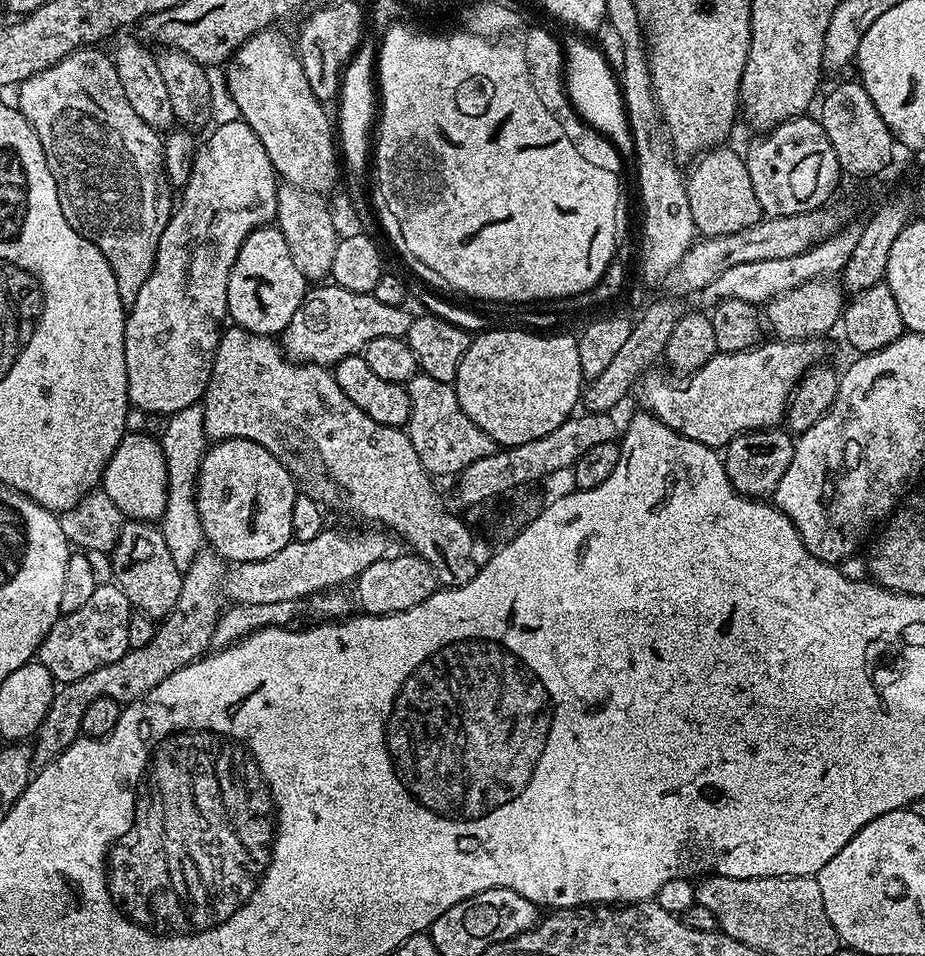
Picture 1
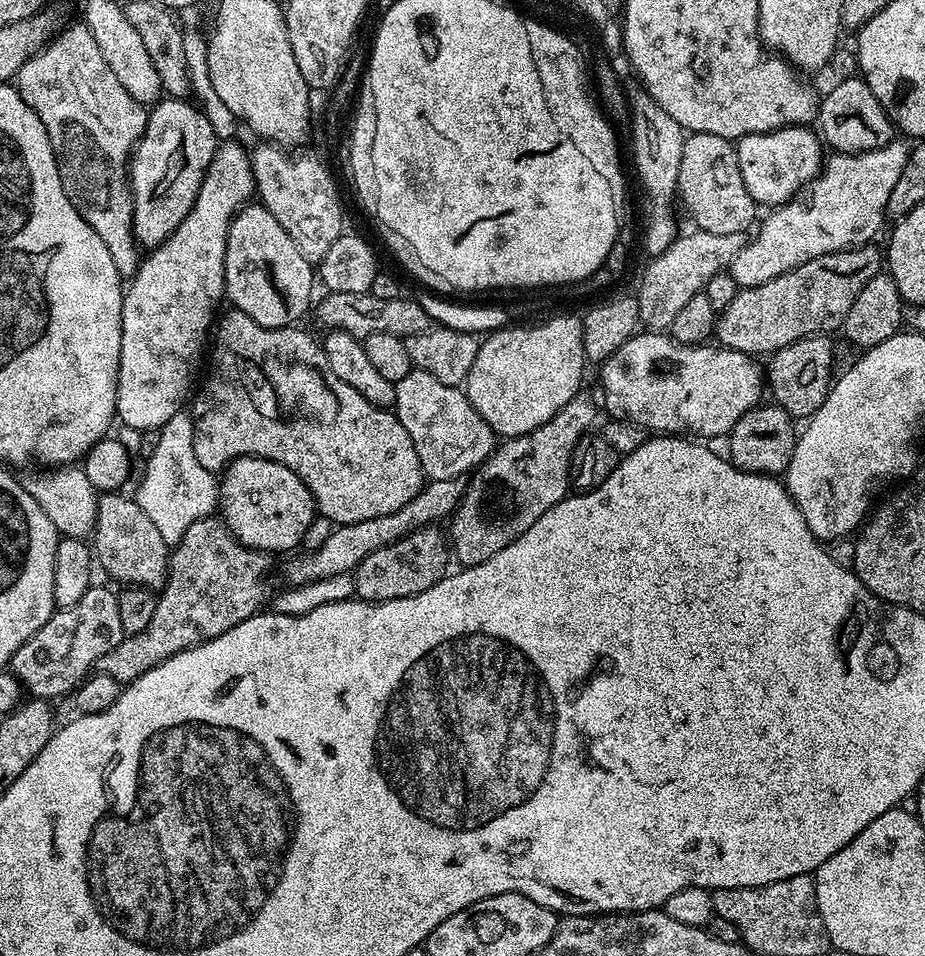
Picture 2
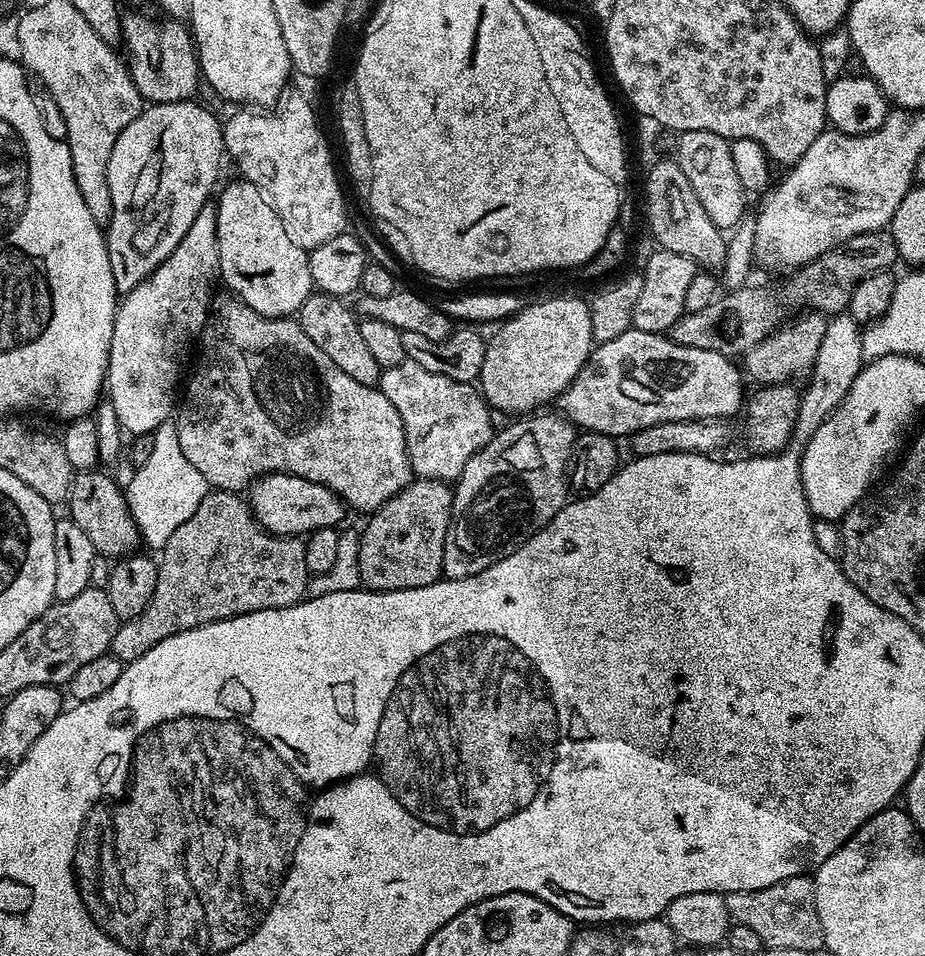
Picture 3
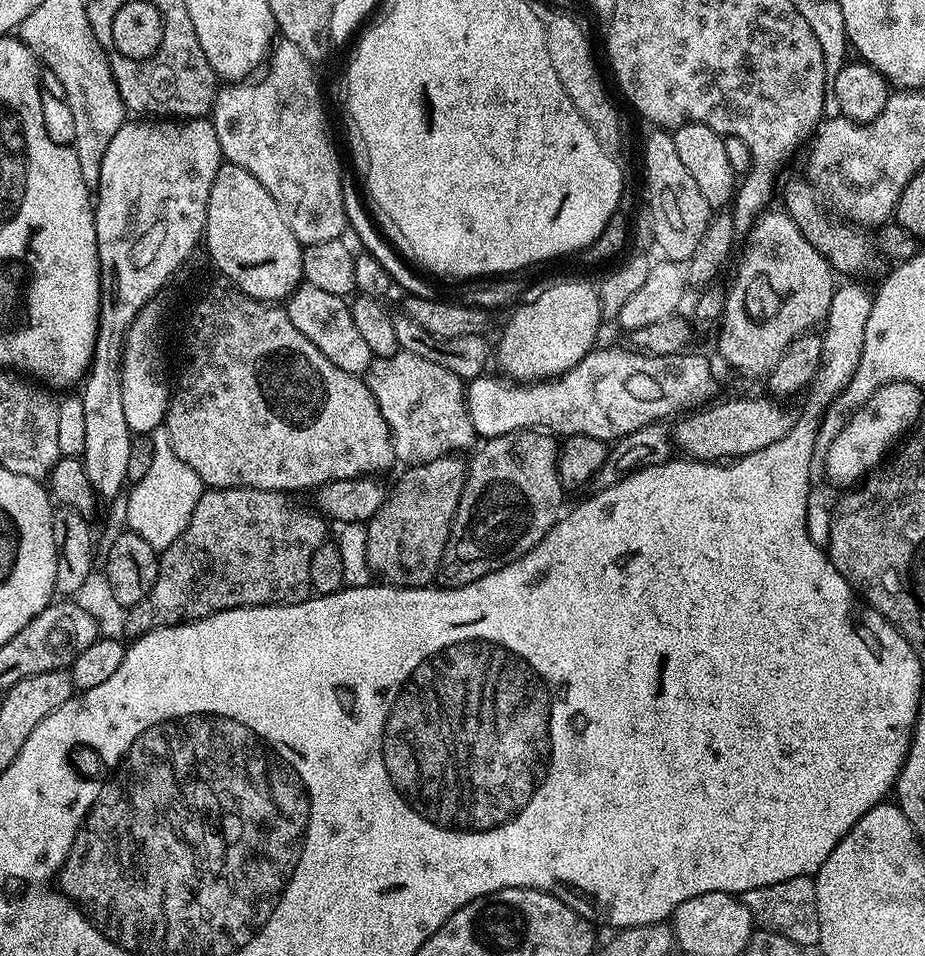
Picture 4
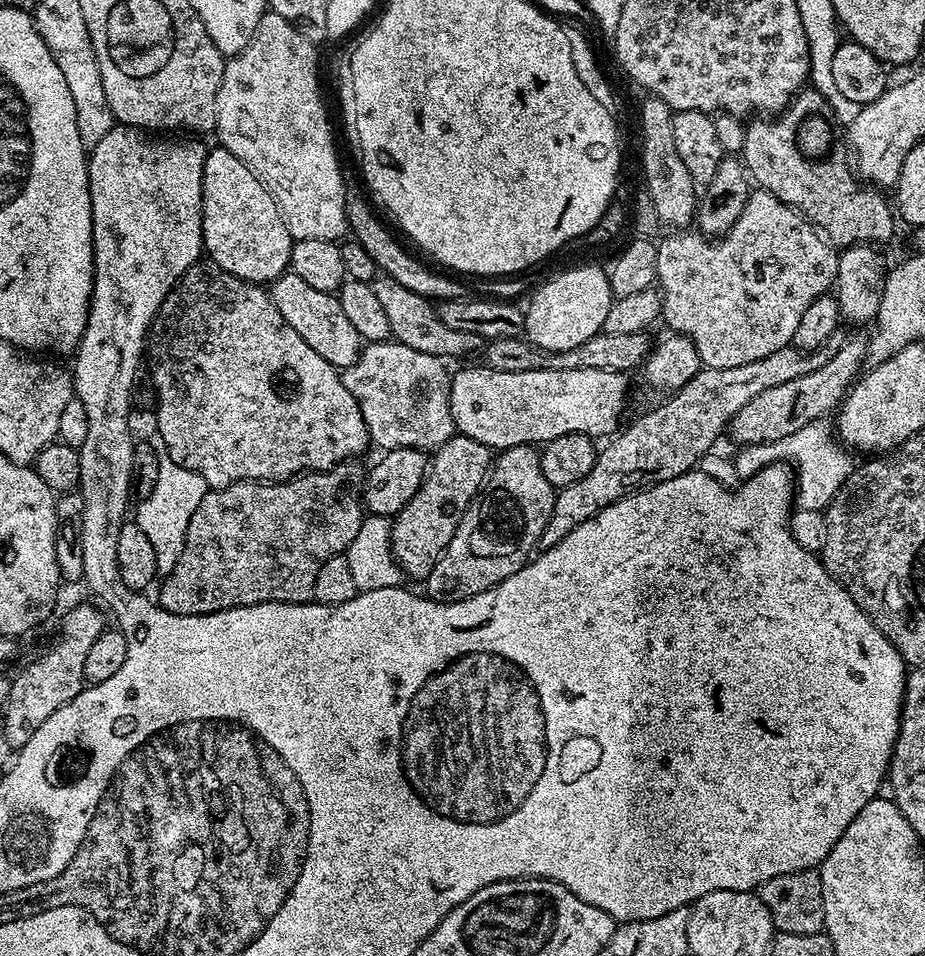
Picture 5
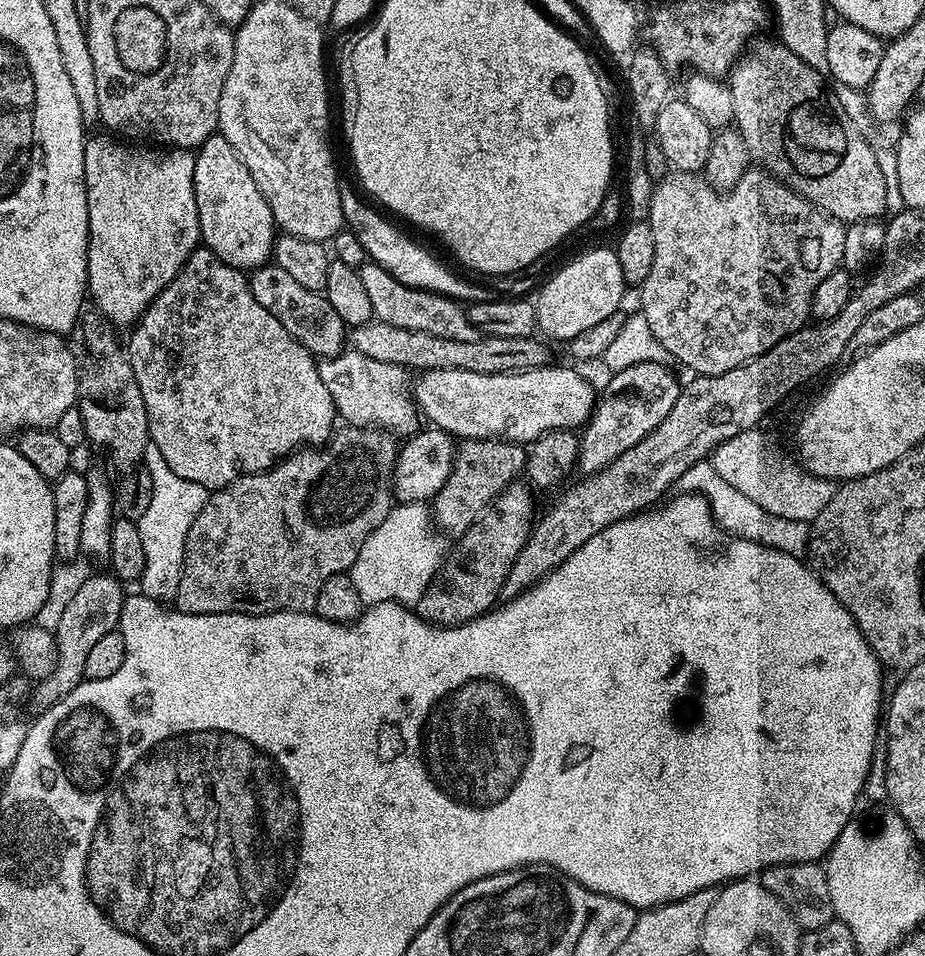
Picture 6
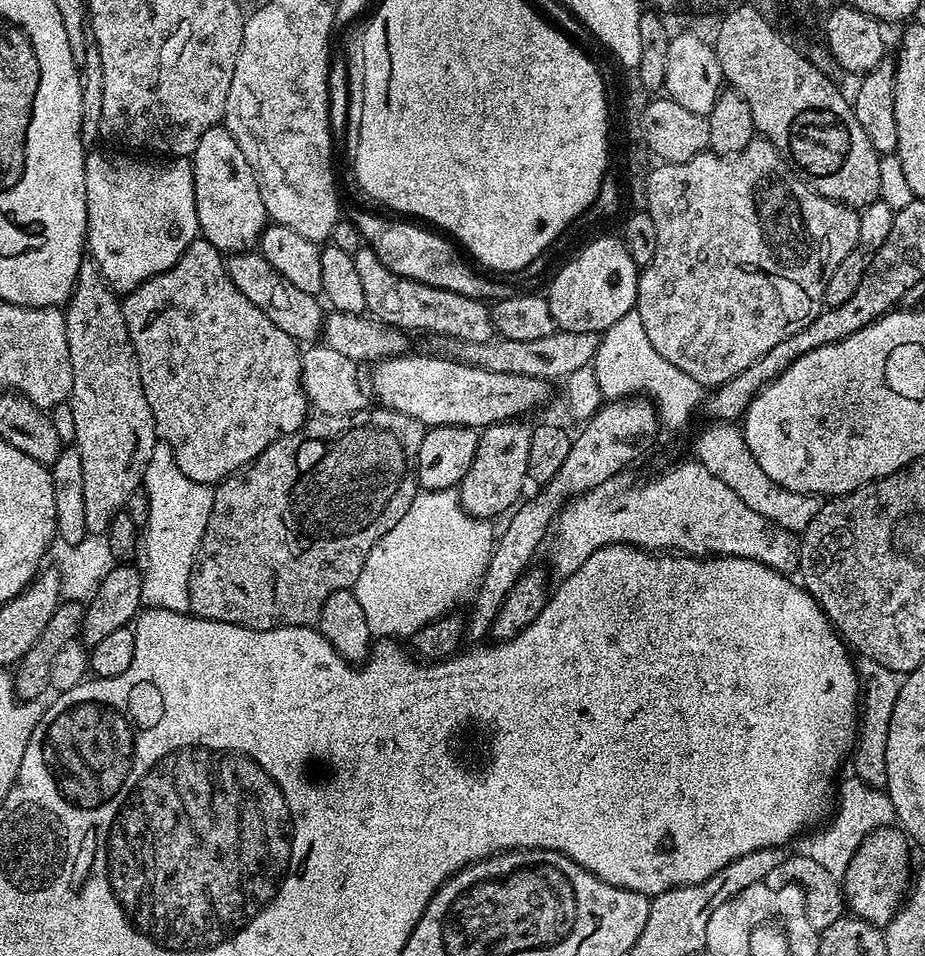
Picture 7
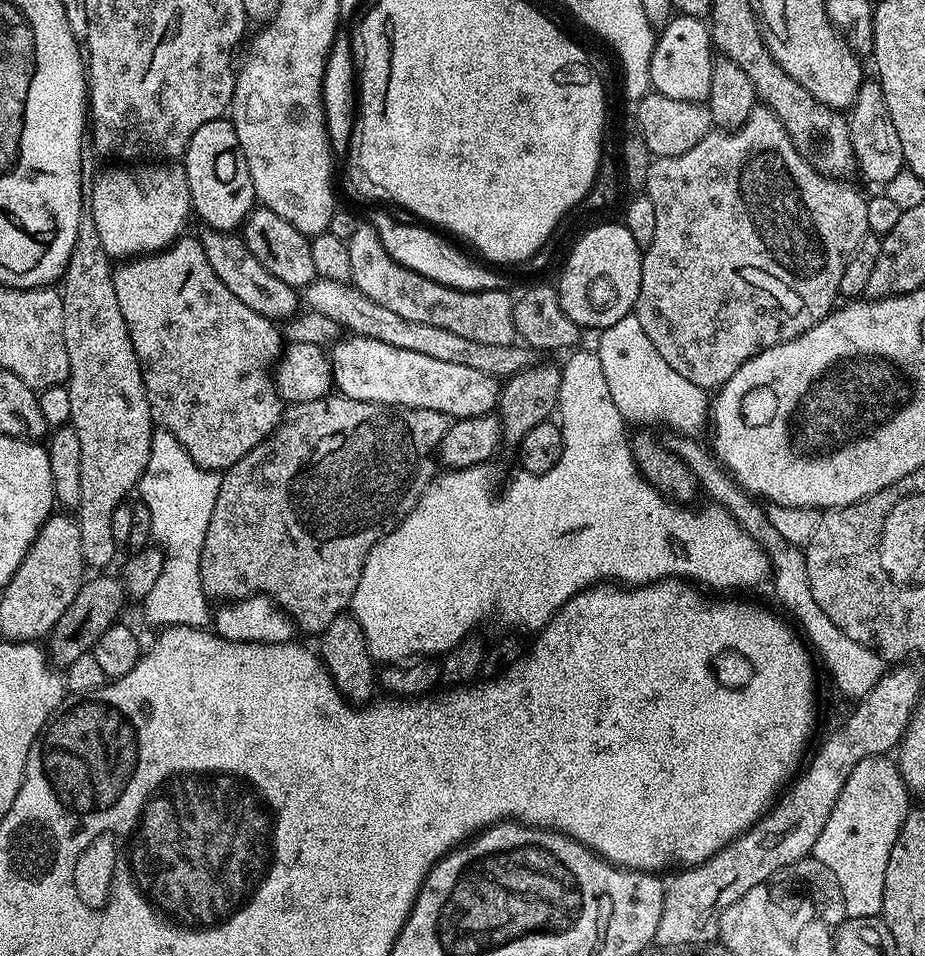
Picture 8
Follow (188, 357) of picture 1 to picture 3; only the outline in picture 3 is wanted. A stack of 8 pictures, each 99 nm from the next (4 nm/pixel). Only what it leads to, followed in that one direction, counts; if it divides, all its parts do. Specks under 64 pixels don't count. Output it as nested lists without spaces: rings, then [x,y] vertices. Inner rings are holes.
[[[207,203],[202,206],[202,210],[198,210],[198,218],[194,218],[194,223],[190,225],[190,230],[186,230],[182,242],[174,246],[174,254],[170,254],[170,258],[166,258],[158,270],[151,272],[148,279],[134,286],[134,290],[123,293],[114,318],[114,334],[110,338],[106,400],[114,406],[114,414],[125,433],[132,436],[149,435],[173,415],[178,404],[178,389],[182,384],[180,367],[184,364],[188,343],[191,340],[193,343],[204,328],[208,309],[214,299],[212,283],[217,283],[219,274],[216,209]]]

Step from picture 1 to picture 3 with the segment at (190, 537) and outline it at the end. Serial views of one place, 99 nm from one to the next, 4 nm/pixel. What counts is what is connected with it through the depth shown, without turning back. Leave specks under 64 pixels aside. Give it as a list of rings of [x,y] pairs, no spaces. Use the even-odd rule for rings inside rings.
[[[169,418],[151,433],[154,438],[154,451],[150,459],[141,468],[135,469],[131,474],[132,481],[126,484],[128,509],[134,522],[140,527],[140,538],[145,545],[162,550],[166,542],[170,542],[170,534],[198,510],[198,502],[206,498],[209,492],[206,478],[190,466],[186,454],[182,454],[182,446],[178,446],[178,430],[175,419]]]

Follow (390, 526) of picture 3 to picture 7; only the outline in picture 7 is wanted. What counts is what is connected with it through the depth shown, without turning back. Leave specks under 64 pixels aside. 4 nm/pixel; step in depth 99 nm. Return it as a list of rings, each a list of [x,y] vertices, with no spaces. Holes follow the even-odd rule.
[[[524,418],[502,420],[480,432],[478,450],[466,478],[458,486],[460,505],[479,520],[491,521],[492,516],[511,513],[520,504],[524,484],[529,483],[528,463],[530,462],[530,438],[533,425]]]

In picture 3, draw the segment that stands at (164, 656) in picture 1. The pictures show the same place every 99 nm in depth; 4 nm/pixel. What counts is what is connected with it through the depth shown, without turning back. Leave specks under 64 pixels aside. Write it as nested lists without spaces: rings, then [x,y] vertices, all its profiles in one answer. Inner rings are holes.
[[[209,490],[206,498],[198,502],[198,510],[170,534],[170,542],[159,553],[158,586],[154,586],[154,598],[150,606],[138,614],[138,618],[123,621],[117,627],[111,655],[122,661],[137,660],[146,650],[158,646],[166,638],[198,626],[229,620],[258,610],[278,610],[298,604],[305,599],[310,573],[306,566],[304,540],[298,536],[275,536],[257,522],[252,508],[243,495],[235,492]]]

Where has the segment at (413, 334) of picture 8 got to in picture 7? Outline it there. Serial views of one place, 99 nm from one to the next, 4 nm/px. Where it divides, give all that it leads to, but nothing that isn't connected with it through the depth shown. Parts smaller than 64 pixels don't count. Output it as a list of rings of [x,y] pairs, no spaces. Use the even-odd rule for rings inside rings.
[[[562,332],[546,334],[546,338],[534,338],[530,342],[518,342],[515,338],[493,338],[486,342],[462,342],[451,340],[449,336],[439,337],[435,341],[435,351],[439,355],[456,360],[471,368],[490,370],[494,374],[522,374],[549,382],[563,381],[574,370],[589,367],[596,357],[600,345],[600,336],[595,332]]]

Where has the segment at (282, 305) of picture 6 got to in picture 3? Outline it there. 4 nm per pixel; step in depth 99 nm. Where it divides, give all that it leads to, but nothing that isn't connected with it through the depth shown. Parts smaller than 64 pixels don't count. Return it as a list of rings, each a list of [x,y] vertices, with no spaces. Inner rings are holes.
[[[313,291],[300,307],[298,322],[306,338],[310,338],[314,346],[321,348],[326,358],[330,358],[330,362],[338,366],[338,370],[350,374],[350,378],[354,378],[354,382],[362,382],[362,386],[375,388],[380,383],[382,369],[378,366],[378,362],[374,362],[372,352],[368,351],[364,343],[357,313],[349,305],[348,309],[344,304],[347,303],[339,296],[327,296],[324,292]]]

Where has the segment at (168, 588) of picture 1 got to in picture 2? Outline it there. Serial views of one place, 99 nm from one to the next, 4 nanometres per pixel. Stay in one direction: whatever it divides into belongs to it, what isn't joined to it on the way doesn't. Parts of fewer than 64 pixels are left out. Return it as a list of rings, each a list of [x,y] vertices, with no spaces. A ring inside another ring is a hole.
[[[123,491],[105,492],[96,501],[96,530],[90,537],[94,558],[106,566],[113,581],[121,580],[121,585],[159,590],[168,577],[170,546],[146,510],[131,495],[124,495]]]

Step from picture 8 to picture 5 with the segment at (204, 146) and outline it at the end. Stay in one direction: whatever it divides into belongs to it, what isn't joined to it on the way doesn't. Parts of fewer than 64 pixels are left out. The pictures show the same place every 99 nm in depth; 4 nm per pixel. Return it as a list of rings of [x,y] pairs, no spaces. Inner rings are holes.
[[[219,146],[209,147],[204,157],[202,170],[202,234],[204,235],[203,251],[207,259],[217,264],[222,270],[234,274],[249,284],[271,285],[283,272],[289,271],[290,254],[292,253],[292,235],[282,222],[282,214],[274,198],[258,182],[255,174],[248,169],[230,150]]]

